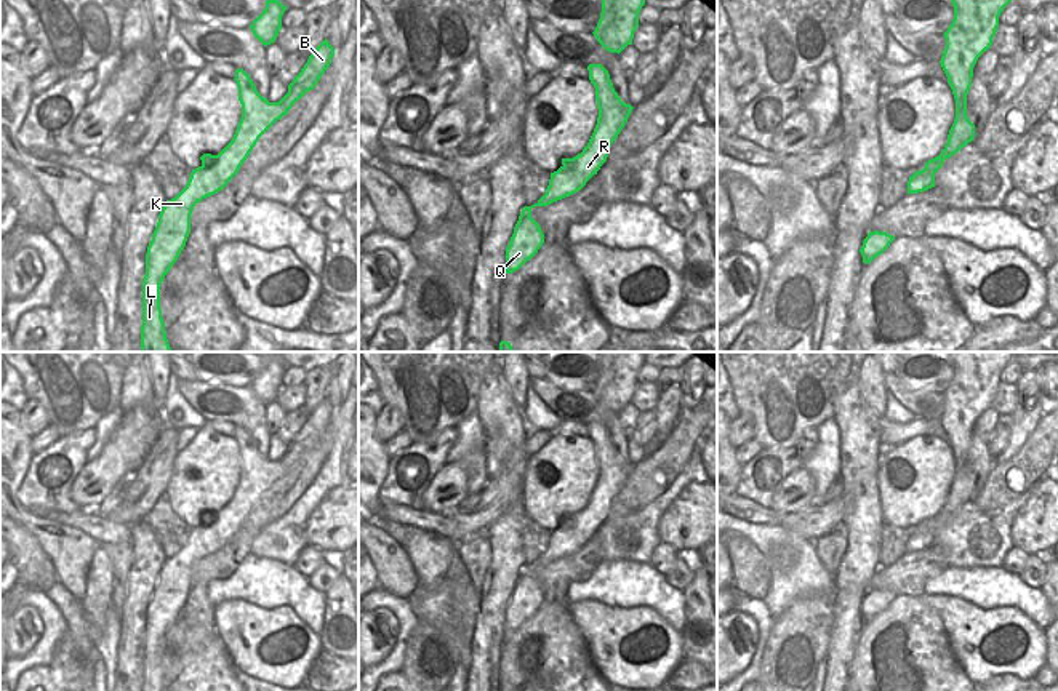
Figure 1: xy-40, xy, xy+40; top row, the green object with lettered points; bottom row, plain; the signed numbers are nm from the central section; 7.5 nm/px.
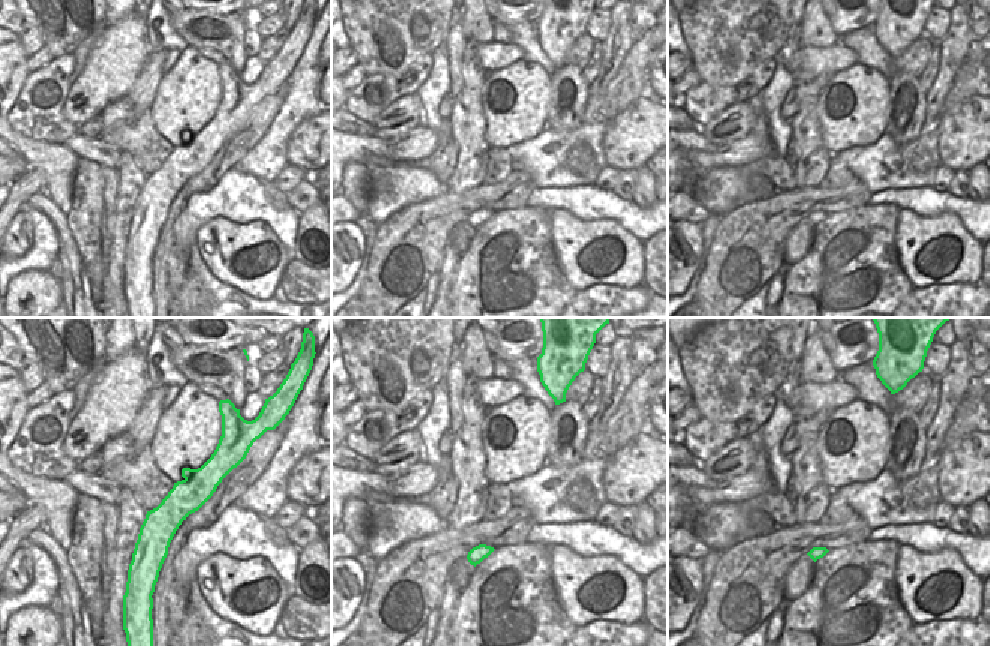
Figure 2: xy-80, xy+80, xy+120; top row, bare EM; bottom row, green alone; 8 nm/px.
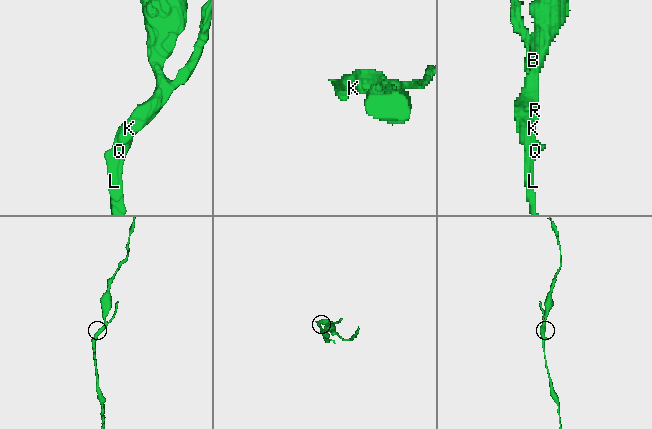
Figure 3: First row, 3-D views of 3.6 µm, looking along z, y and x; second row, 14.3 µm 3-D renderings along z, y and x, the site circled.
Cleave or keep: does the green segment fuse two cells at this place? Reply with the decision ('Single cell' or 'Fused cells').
Single cell

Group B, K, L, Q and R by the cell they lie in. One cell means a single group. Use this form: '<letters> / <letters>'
B K L Q R

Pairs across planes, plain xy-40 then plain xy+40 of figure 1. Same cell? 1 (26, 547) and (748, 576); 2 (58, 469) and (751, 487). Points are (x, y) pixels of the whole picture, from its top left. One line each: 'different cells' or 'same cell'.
1: same cell
2: same cell

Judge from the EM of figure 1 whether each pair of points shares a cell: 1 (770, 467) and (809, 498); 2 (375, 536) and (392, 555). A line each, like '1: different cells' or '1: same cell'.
1: different cells
2: same cell

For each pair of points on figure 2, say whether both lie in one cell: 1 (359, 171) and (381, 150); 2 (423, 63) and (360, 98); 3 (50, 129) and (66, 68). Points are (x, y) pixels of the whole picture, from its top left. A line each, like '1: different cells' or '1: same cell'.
1: different cells
2: same cell
3: same cell

